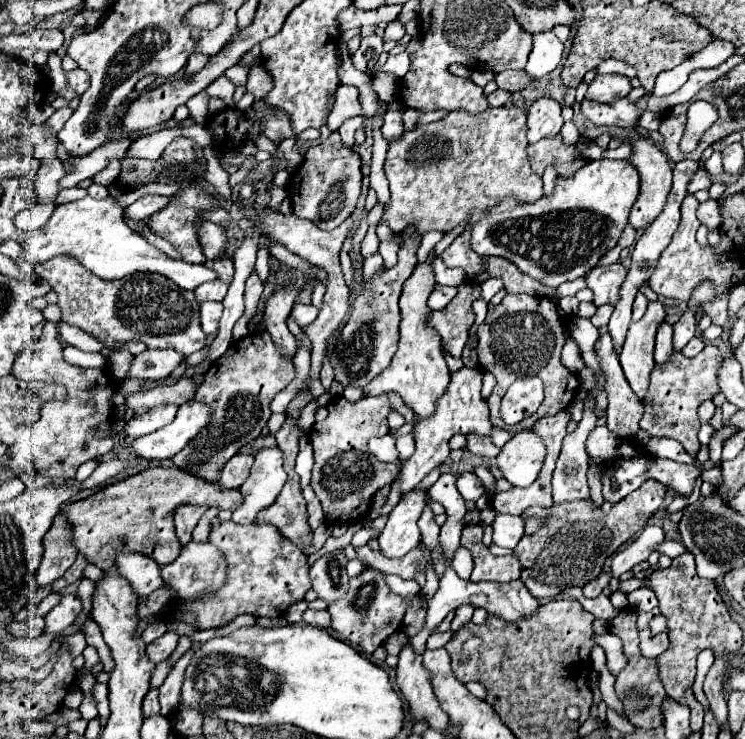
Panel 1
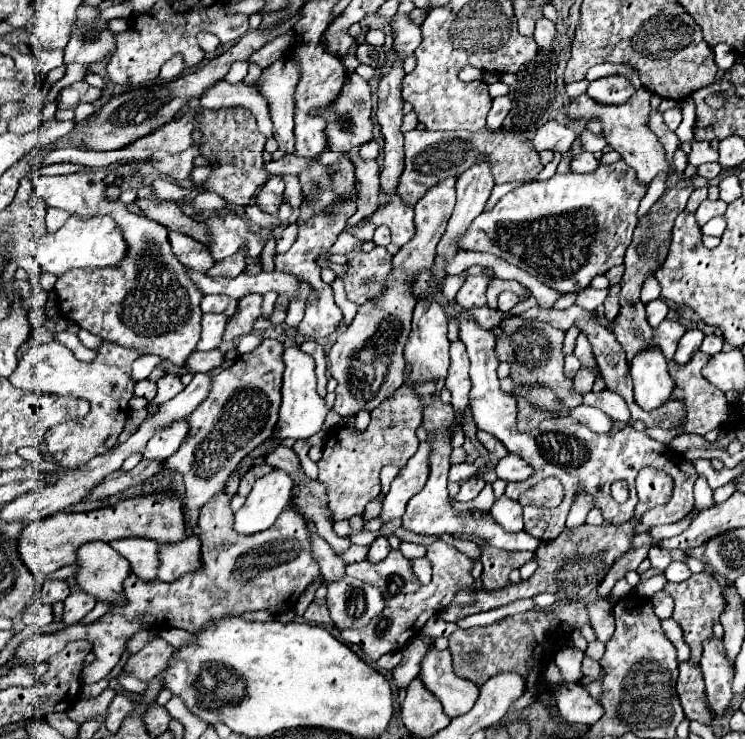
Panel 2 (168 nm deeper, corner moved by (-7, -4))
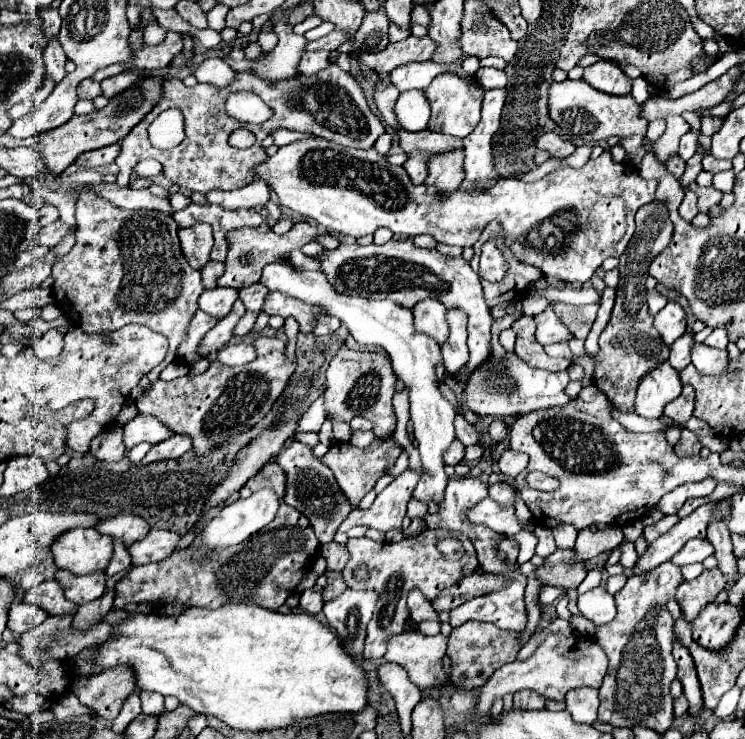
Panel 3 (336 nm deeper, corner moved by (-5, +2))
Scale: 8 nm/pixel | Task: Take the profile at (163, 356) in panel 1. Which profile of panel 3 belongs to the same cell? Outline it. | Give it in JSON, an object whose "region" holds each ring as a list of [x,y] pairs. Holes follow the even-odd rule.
{"region":[[[227,344],[221,350],[217,350],[217,360],[227,366],[239,366],[255,360],[255,352],[251,344]]]}

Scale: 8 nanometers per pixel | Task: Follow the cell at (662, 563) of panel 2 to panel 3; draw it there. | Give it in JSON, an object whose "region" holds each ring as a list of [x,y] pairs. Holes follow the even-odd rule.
{"region":[[[693,538],[689,540],[673,558],[671,562],[675,566],[685,566],[685,564],[695,564],[695,562],[703,562],[707,556],[713,554],[713,546],[709,544],[709,540],[699,540]]]}

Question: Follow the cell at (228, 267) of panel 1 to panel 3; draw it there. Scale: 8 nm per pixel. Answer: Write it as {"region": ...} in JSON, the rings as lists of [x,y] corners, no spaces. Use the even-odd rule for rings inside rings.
{"region":[[[207,262],[203,268],[201,268],[201,276],[203,276],[203,286],[205,288],[215,288],[217,286],[217,278],[225,272],[225,262]]]}

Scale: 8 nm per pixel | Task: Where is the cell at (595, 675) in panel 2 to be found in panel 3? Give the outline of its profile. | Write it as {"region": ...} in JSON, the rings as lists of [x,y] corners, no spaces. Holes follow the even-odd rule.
{"region":[[[551,634],[543,640],[543,644],[537,648],[537,652],[525,660],[525,662],[511,662],[501,666],[499,670],[495,670],[491,674],[491,678],[483,684],[479,696],[477,696],[477,704],[475,704],[475,714],[477,716],[489,716],[493,702],[501,696],[507,694],[515,694],[519,690],[531,688],[537,690],[541,696],[551,698],[551,700],[565,700],[565,694],[573,688],[581,688],[581,686],[591,686],[591,688],[599,688],[601,680],[607,672],[607,656],[603,652],[603,648],[593,640],[593,638],[583,638],[583,636],[561,636],[561,634]]]}

